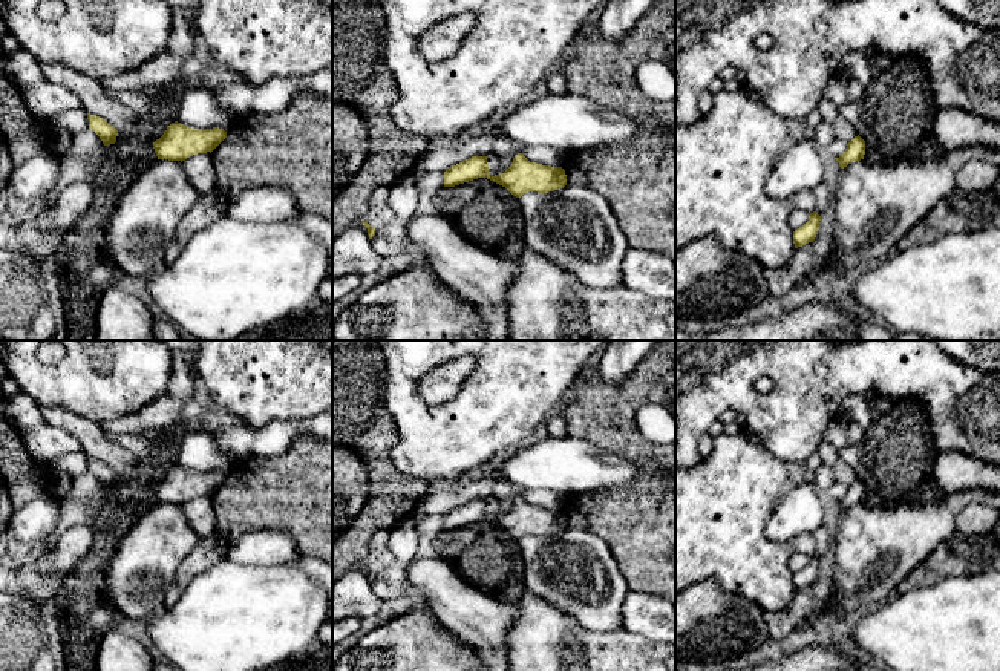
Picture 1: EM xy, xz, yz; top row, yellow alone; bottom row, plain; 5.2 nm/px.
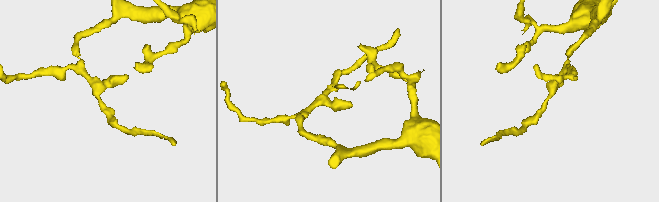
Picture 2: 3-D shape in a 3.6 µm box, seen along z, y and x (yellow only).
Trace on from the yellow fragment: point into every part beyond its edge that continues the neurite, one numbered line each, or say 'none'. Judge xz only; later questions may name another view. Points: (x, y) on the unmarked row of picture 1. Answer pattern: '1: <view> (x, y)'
none

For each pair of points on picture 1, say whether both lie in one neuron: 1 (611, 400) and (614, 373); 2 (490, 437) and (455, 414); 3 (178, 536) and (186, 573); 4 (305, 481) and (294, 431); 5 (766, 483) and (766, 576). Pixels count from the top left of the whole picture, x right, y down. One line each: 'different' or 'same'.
1: different
2: same
3: different
4: different
5: same

